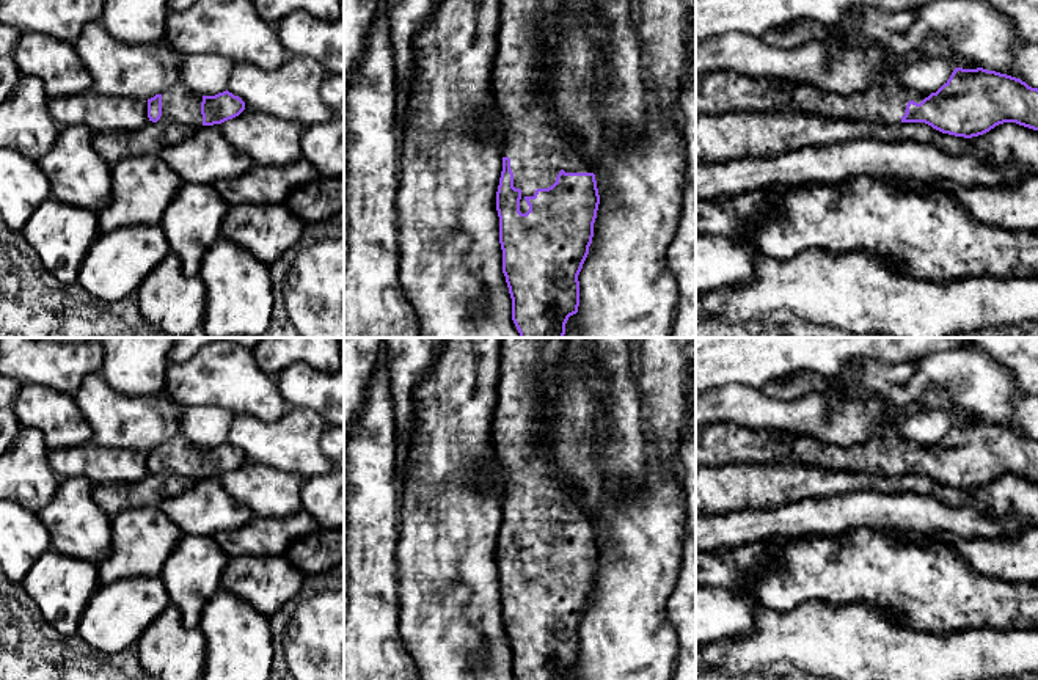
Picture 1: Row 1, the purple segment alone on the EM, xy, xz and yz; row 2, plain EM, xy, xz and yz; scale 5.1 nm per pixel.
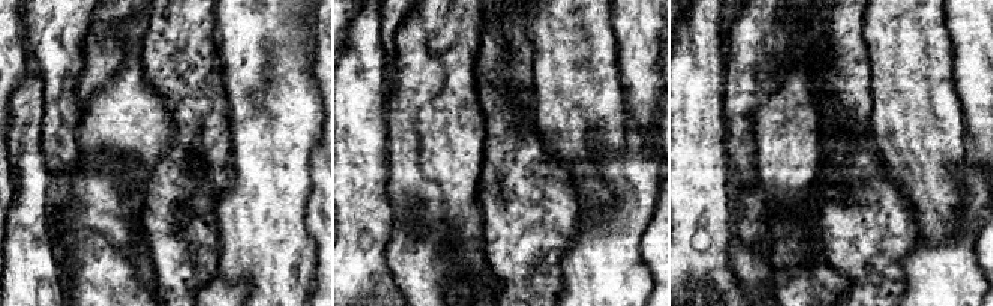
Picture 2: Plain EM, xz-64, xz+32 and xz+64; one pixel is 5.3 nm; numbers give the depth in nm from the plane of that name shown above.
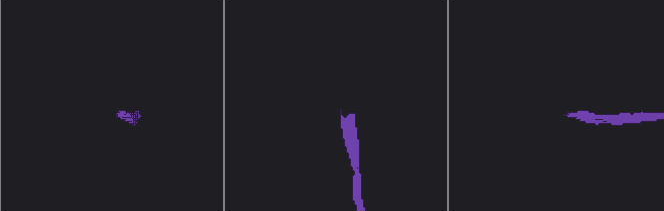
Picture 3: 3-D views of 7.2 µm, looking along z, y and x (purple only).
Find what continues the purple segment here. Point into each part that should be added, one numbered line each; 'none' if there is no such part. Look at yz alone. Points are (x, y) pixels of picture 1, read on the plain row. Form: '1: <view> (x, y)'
1: yz (724, 443)

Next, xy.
1: xy (179, 456)

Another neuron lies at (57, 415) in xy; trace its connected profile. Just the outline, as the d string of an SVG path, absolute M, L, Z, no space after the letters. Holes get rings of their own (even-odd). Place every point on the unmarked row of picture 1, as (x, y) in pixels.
M22 385L14 411L20 426L36 427L42 433L47 449L82 446L93 438L74 396L49 386Z

